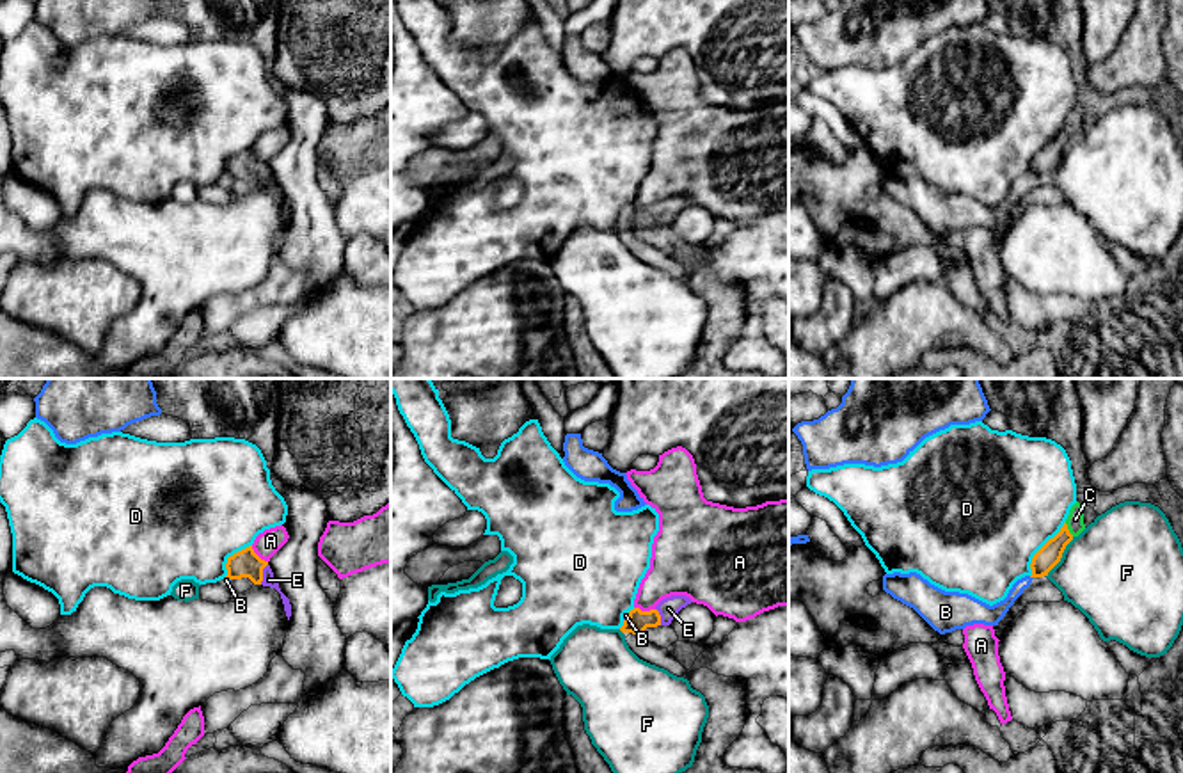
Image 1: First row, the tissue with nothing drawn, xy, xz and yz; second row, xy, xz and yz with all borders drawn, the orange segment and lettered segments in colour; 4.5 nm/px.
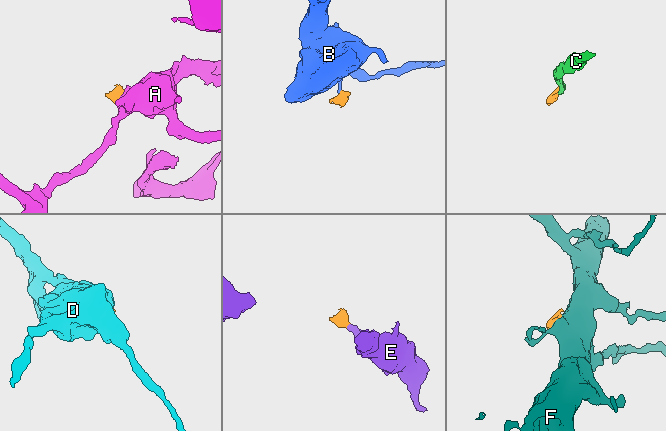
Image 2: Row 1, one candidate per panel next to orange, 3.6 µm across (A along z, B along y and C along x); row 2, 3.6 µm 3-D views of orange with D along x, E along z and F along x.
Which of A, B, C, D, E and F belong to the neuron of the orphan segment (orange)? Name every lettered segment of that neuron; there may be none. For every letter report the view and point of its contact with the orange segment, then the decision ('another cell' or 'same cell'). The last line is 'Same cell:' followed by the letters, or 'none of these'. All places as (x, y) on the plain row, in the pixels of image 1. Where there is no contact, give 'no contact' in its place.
A: xz (645, 214) | another cell
B: xz (627, 219) | another cell
C: yz (1068, 132) | same cell
D: yz (1040, 151) | another cell
E: xy (262, 176) | same cell
F: yz (1061, 159) | another cell
Same cell: C, E

